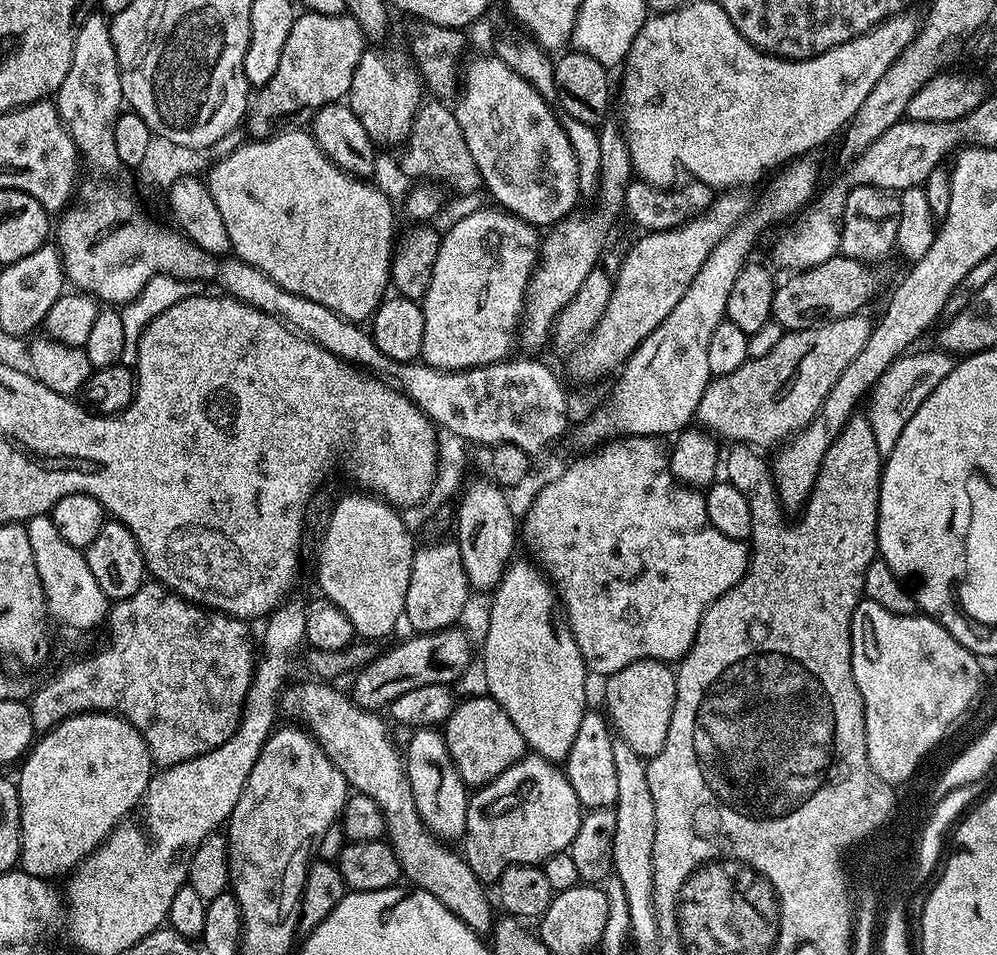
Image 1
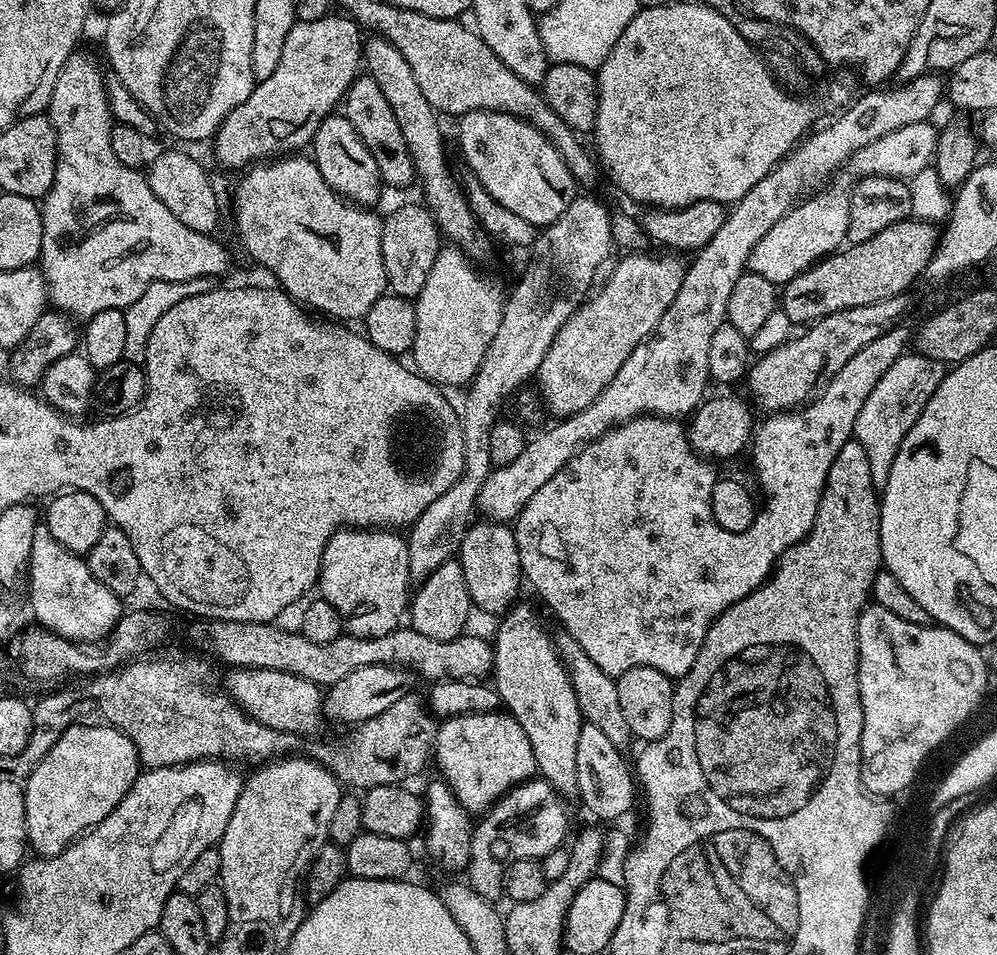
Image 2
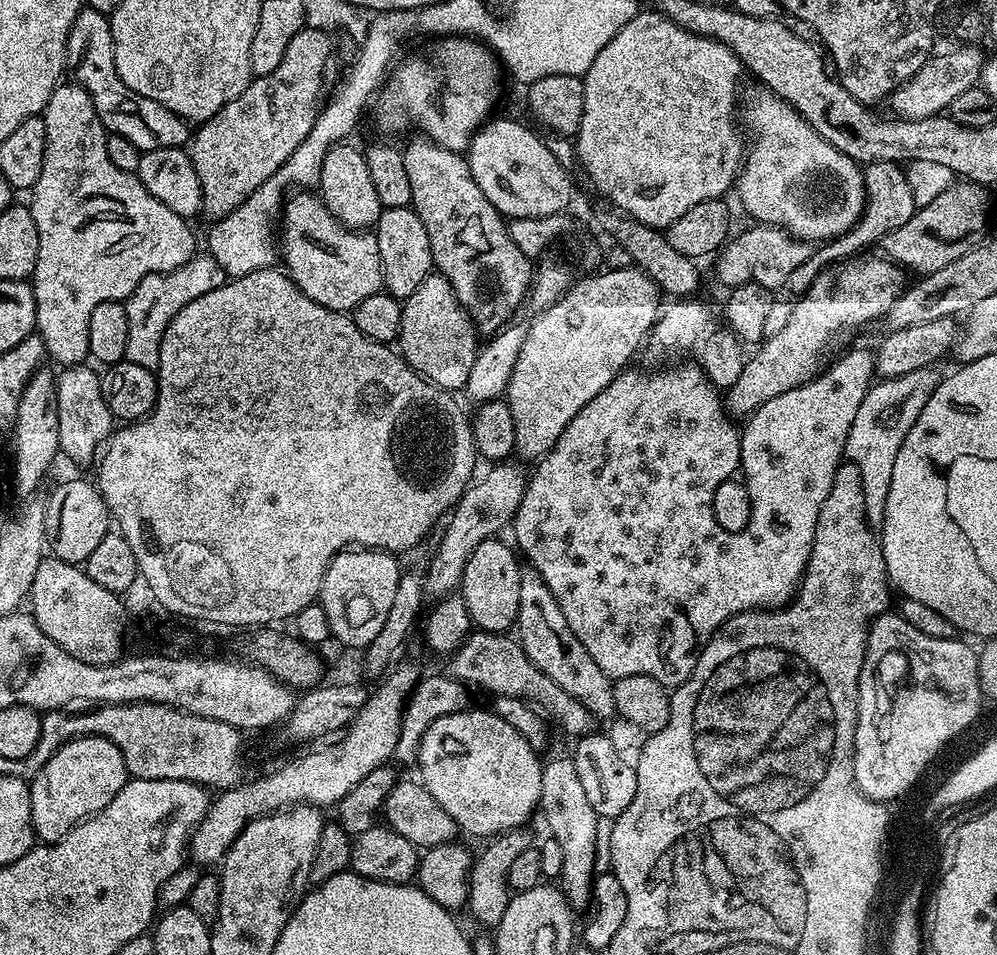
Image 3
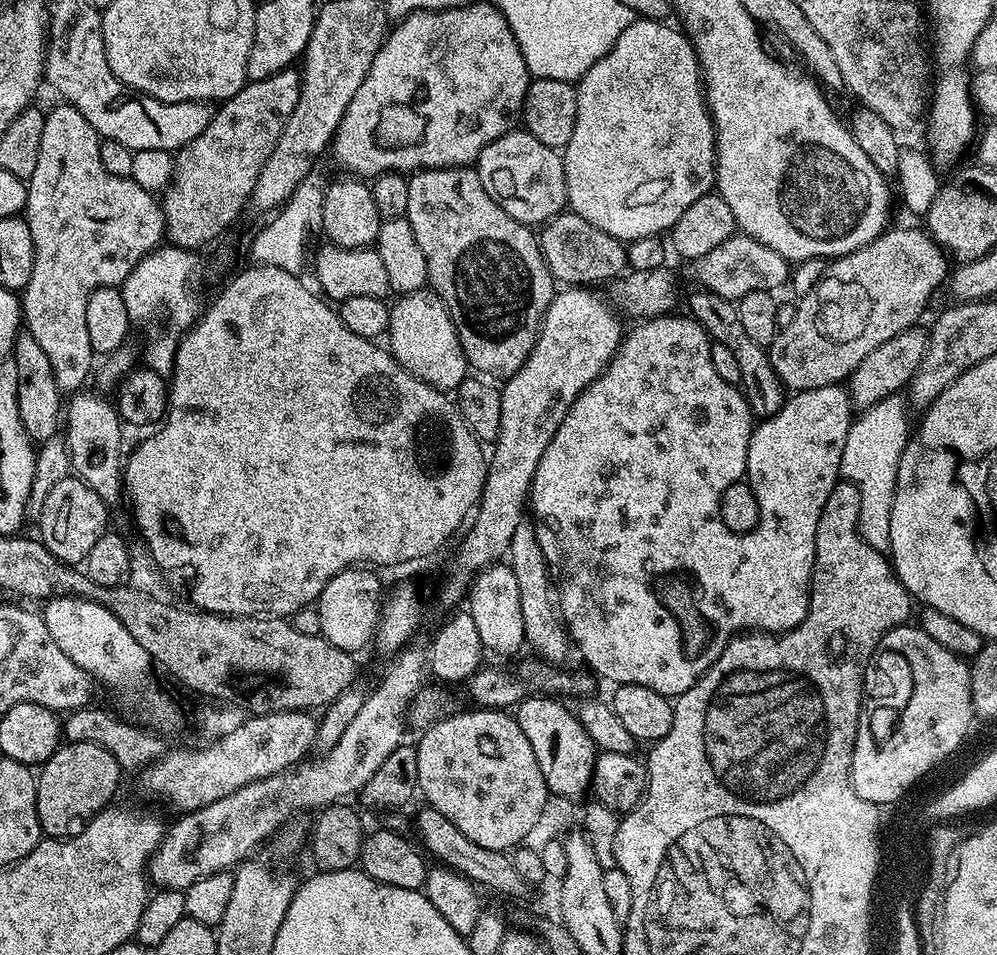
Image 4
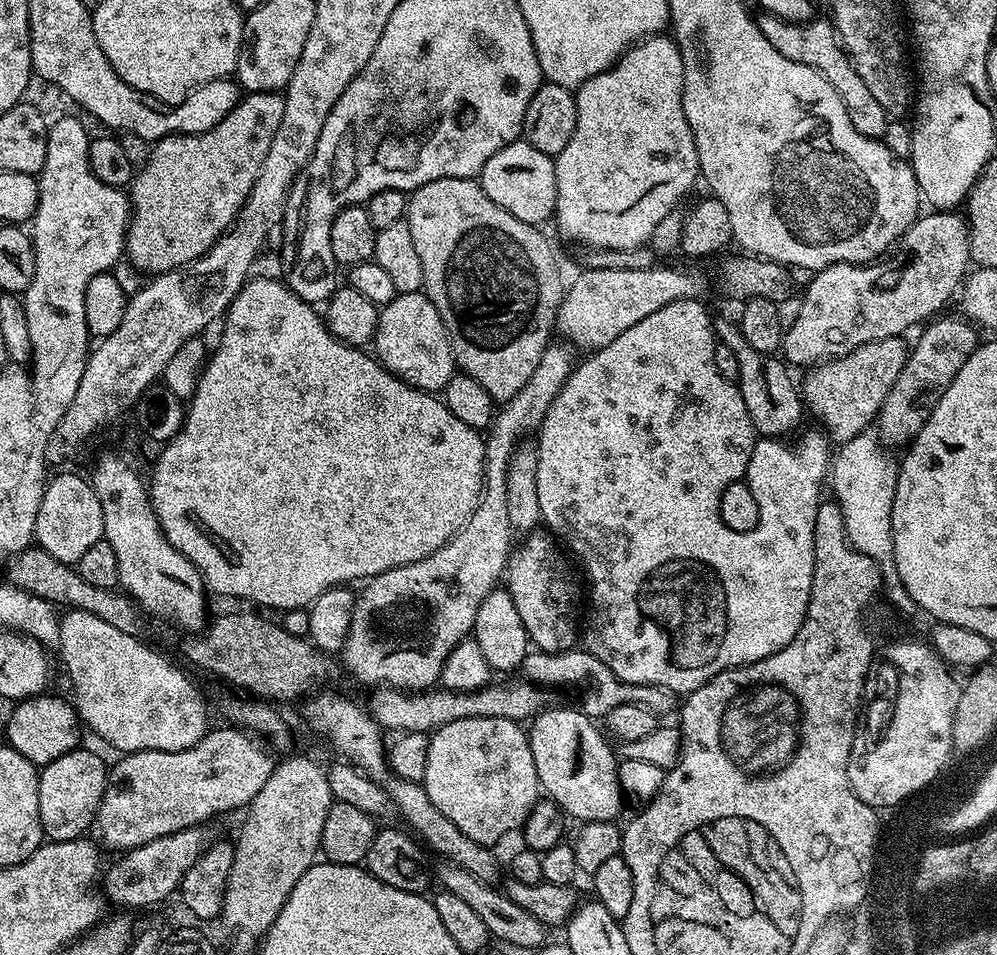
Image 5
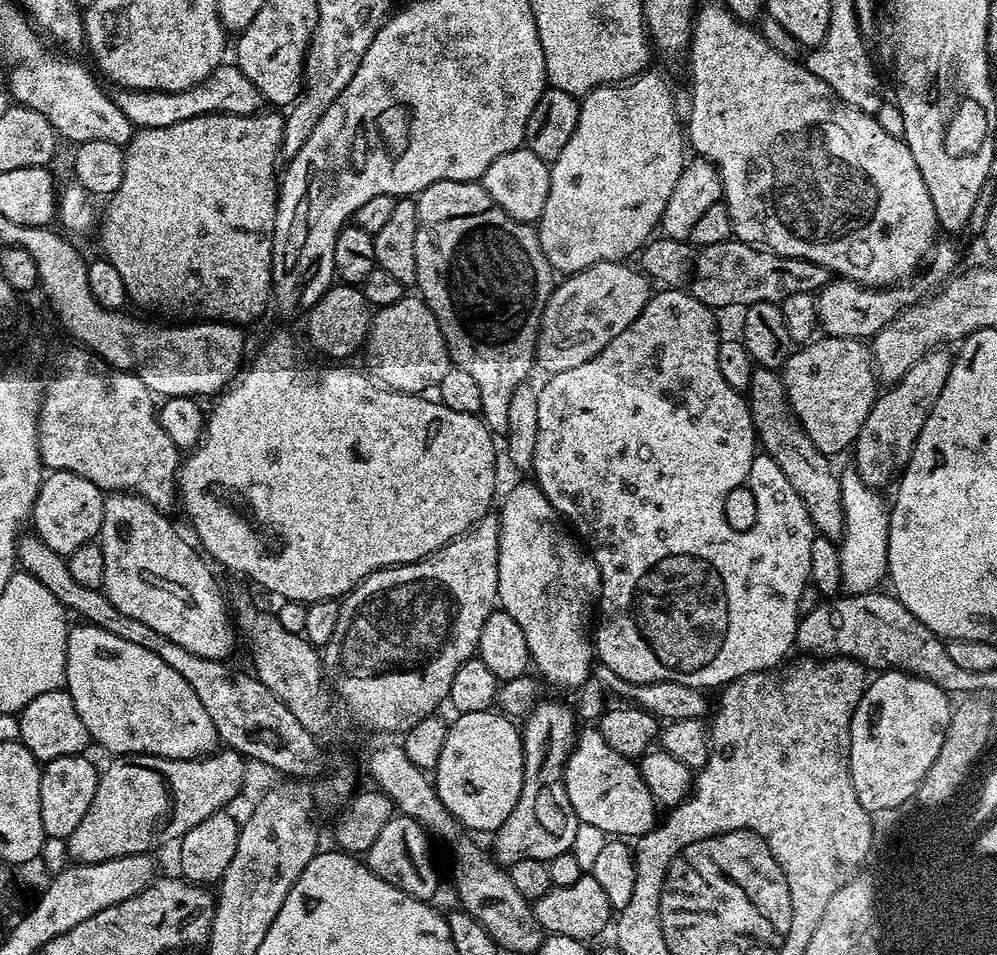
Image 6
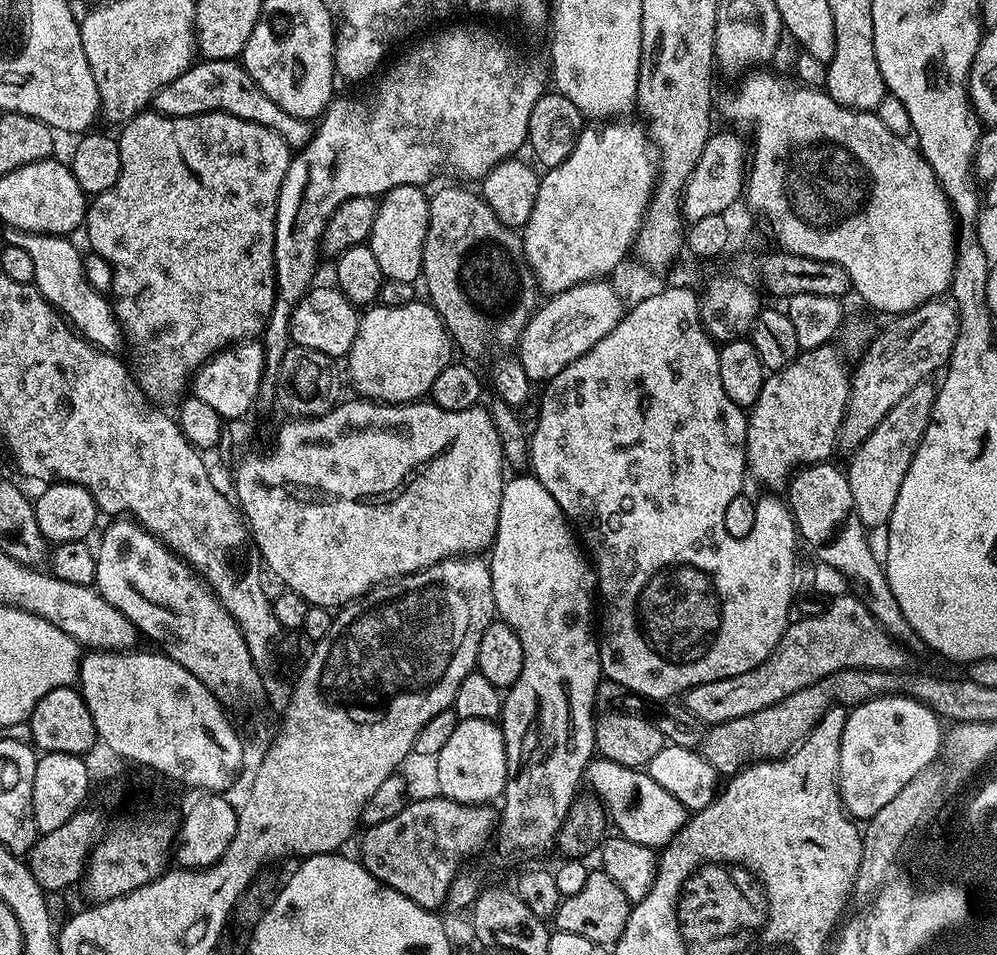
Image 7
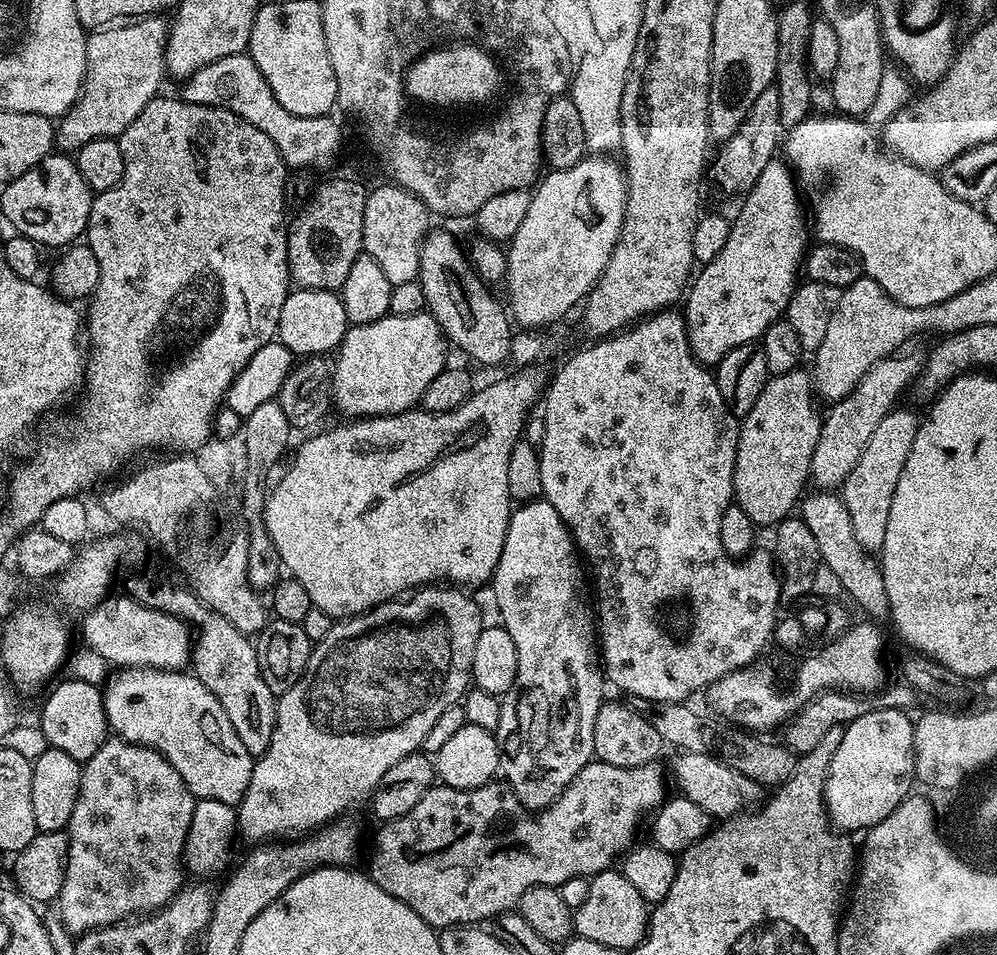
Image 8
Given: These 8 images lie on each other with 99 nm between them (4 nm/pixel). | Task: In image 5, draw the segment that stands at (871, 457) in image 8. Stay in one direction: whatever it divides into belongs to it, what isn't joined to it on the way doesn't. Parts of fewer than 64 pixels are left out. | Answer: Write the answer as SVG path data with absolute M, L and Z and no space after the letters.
M959 315L943 316L933 319L923 329L925 332L921 334L920 341L911 345L908 361L902 366L902 374L894 378L894 386L890 386L890 394L886 394L886 402L880 408L878 417L878 435L885 445L904 446L919 434L922 426L926 426L926 418L930 418L938 398L946 394L946 386L954 382L954 374L962 370L966 358L970 358L970 354L976 349L977 325Z

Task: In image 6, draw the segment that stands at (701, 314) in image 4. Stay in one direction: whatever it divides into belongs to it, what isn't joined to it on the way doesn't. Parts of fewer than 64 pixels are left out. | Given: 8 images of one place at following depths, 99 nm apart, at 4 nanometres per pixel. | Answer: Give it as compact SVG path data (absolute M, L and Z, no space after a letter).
M753 367L746 399L752 410L759 447L772 456L774 462L778 462L778 470L790 478L790 486L794 486L794 490L798 490L798 498L806 502L813 529L822 536L839 537L844 531L839 475L835 471L832 473L833 461L822 455L814 442L810 442L810 434L806 434L804 427L789 409L783 375L774 368Z

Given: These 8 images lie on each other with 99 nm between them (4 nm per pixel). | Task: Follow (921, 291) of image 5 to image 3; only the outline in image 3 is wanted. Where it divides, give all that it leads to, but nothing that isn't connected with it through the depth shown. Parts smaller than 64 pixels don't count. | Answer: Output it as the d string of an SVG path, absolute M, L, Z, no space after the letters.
M883 255L867 256L847 261L839 269L841 272L837 274L836 280L832 274L819 276L812 283L811 288L793 303L787 327L783 328L779 334L767 337L755 349L756 356L749 355L745 359L742 378L738 378L738 382L734 382L734 386L727 389L726 392L726 408L733 417L747 418L762 406L762 402L766 402L770 398L778 398L778 394L786 394L786 390L794 390L798 386L810 382L815 376L820 375L825 367L824 359L835 348L849 343L849 341L847 342L848 336L854 335L863 324L872 324L875 320L883 321L887 317L890 306L906 287L906 279L904 280L906 272L899 264L893 264Z

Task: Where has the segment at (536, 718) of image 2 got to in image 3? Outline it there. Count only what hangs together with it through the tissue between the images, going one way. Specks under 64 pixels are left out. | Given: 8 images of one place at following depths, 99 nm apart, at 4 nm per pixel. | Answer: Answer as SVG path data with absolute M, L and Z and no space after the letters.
M571 755L545 759L542 764L542 794L539 811L544 812L544 820L552 827L551 839L562 846L562 874L558 887L573 909L588 908L592 903L592 886L595 870L595 828L597 815L594 806L586 799L578 770L574 770Z

